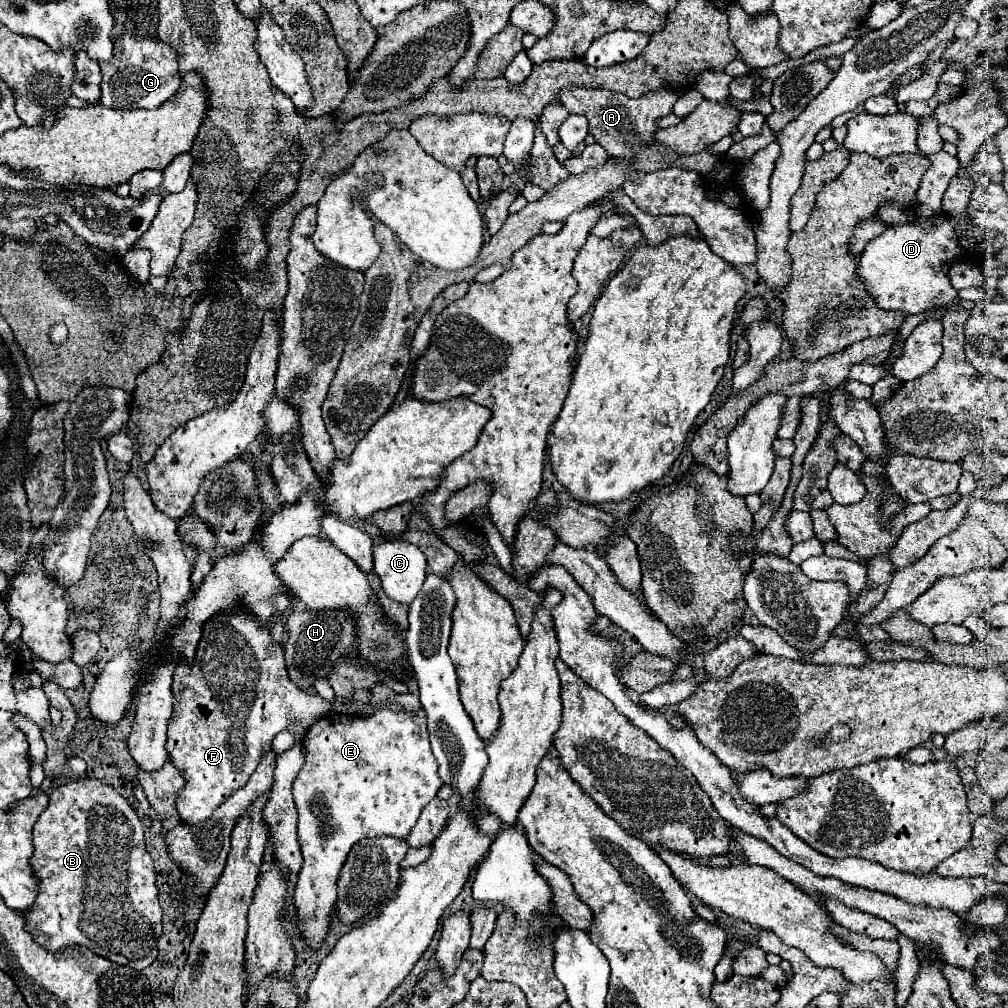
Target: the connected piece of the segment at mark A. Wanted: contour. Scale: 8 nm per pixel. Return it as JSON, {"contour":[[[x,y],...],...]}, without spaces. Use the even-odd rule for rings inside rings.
{"contour":[[[567,89],[561,91],[559,99],[567,109],[567,113],[577,113],[587,117],[589,133],[609,153],[609,157],[621,157],[621,155],[633,157],[635,153],[655,145],[653,135],[657,131],[657,121],[673,111],[673,103],[679,99],[679,95],[675,91],[673,93],[649,91],[637,99],[631,99],[623,93],[615,93],[607,89]]]}

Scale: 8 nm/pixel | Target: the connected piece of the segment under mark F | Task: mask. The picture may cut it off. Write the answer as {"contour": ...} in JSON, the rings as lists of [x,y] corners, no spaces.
{"contour":[[[239,607],[239,609],[235,609],[235,611],[219,611],[219,613],[215,613],[215,615],[203,625],[203,635],[201,635],[201,641],[199,641],[199,645],[197,645],[195,657],[193,657],[191,665],[189,665],[187,661],[181,661],[181,663],[177,665],[175,675],[173,675],[173,687],[171,687],[171,689],[173,689],[173,699],[175,699],[175,703],[173,703],[173,715],[171,715],[171,719],[169,719],[169,731],[167,731],[167,745],[165,745],[165,749],[167,749],[167,753],[173,757],[175,767],[179,767],[179,771],[181,771],[181,773],[185,775],[185,779],[187,779],[185,789],[179,791],[179,795],[177,795],[177,811],[179,811],[181,819],[187,821],[187,823],[201,823],[201,821],[205,821],[207,817],[211,817],[213,809],[217,809],[235,789],[243,787],[243,785],[249,781],[249,777],[251,777],[251,773],[255,771],[255,767],[259,765],[259,761],[263,759],[263,755],[267,755],[267,753],[271,751],[271,741],[273,741],[273,737],[275,737],[279,731],[287,729],[291,723],[303,723],[303,725],[309,727],[309,725],[313,725],[315,721],[319,721],[323,715],[327,715],[327,713],[331,711],[331,703],[329,703],[329,701],[325,701],[325,699],[319,697],[319,695],[309,695],[309,693],[297,689],[297,687],[289,681],[287,671],[285,671],[285,659],[283,659],[283,649],[281,649],[281,645],[279,645],[277,641],[273,641],[269,629],[259,627],[259,623],[255,621],[255,615],[251,615],[251,611],[249,611],[249,609],[243,609],[243,607]]]}

